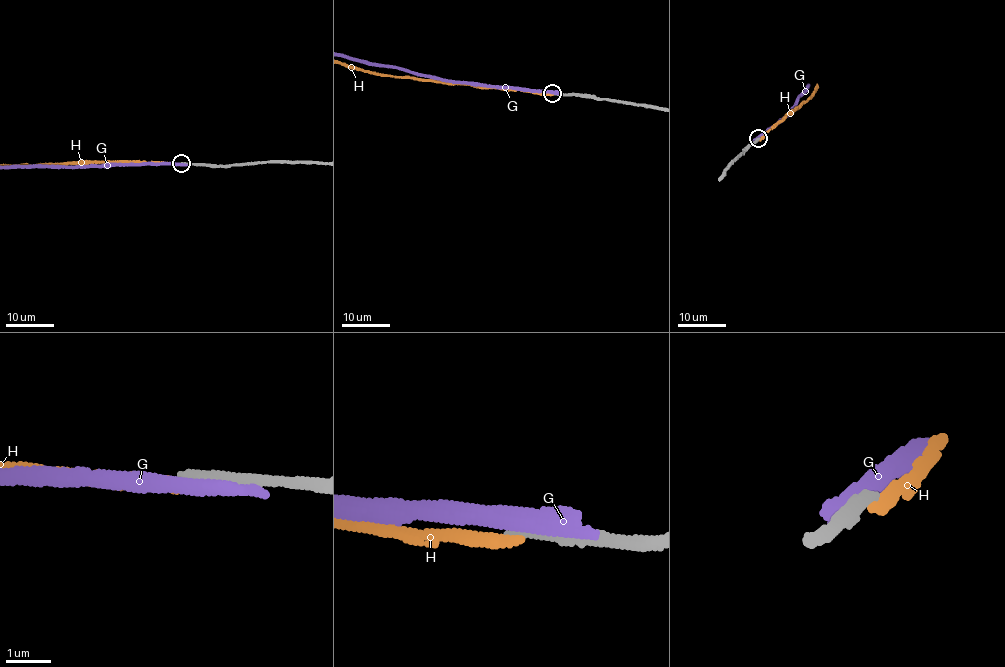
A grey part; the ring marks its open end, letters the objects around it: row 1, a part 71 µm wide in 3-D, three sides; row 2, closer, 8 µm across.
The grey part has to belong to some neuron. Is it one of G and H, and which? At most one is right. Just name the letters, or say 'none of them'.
none of them

